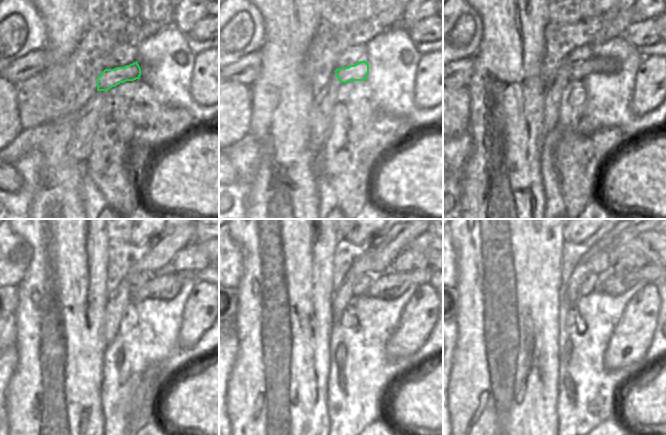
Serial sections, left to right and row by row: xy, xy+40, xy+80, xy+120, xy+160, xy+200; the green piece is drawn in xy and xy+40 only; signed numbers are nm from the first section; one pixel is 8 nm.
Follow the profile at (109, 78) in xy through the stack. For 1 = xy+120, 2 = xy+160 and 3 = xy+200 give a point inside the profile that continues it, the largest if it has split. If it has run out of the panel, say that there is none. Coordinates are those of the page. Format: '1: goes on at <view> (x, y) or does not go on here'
1: goes on at xy+120 (166, 287)
2: goes on at xy+160 (390, 285)
3: goes on at xy+200 (611, 284)

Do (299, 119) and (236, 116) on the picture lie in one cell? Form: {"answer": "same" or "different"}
{"answer": "different"}

